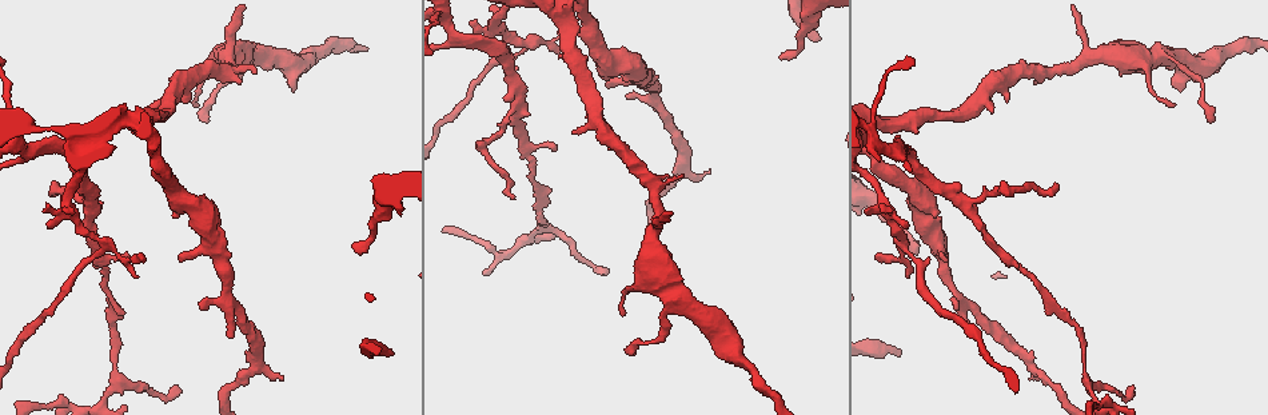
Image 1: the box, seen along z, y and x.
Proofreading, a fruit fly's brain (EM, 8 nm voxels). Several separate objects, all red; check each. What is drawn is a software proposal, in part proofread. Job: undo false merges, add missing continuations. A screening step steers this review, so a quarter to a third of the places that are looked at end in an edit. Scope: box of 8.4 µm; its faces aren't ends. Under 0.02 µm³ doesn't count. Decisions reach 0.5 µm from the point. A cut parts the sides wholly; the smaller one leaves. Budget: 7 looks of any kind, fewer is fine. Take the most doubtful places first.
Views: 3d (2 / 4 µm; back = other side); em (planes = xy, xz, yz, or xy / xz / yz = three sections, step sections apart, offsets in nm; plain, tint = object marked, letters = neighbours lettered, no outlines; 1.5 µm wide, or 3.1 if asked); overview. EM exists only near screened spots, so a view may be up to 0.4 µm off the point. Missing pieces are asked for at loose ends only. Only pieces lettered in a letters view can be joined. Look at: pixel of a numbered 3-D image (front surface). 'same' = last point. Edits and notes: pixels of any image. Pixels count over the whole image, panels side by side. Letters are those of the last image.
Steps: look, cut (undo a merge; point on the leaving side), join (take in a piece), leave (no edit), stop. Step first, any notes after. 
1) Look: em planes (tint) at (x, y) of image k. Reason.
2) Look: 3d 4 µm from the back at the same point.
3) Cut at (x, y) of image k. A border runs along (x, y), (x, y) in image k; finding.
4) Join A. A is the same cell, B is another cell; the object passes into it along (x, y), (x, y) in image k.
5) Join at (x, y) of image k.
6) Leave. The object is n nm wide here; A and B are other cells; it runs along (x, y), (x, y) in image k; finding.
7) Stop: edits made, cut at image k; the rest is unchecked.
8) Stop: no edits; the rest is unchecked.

Look: em planes (tint) at (919, 247) of image 1. Free end.

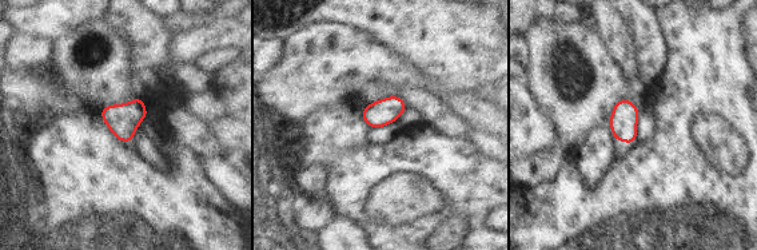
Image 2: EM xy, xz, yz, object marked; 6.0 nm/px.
Look: em planes (letters) at the same point. What lies round it.

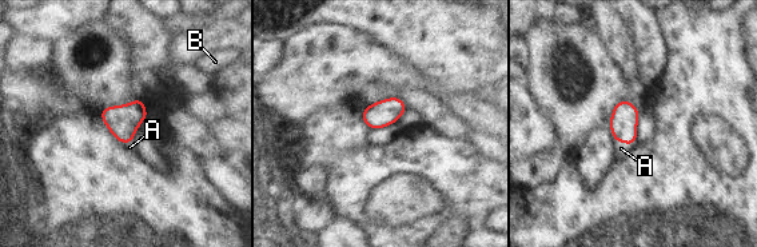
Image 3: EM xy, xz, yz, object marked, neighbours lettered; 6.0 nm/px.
Join A. A is the same cell, B is another cell; the object passes into it along (624, 119), (625, 142), (621, 148) in image 3; it goes on there.

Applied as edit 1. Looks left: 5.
Look: em xz step 4 (letters) at (513, 199) of image 1. Branch stops here.

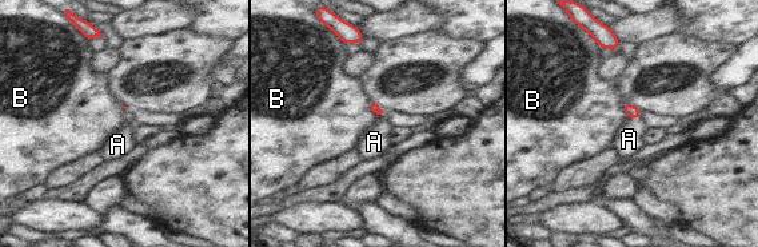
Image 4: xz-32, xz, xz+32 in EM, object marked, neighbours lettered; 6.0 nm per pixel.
Look: em planes (letters) at the same point.

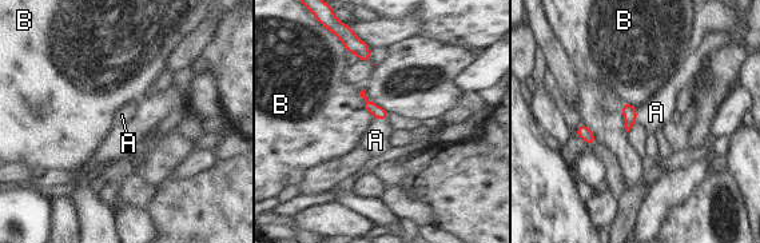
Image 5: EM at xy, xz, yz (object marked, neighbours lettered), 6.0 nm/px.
Join A. The object is 80 nm wide here; A is the same cell, B is another cell; the cell continues.

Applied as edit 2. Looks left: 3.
Look: 3d 4 µm at (87, 207) of image 1. Narrows sharply.

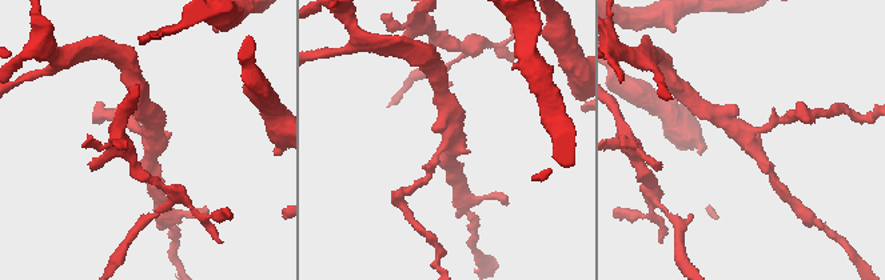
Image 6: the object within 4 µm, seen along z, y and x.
Look: em yz step 4 (tint) at (150, 132) of image 6.

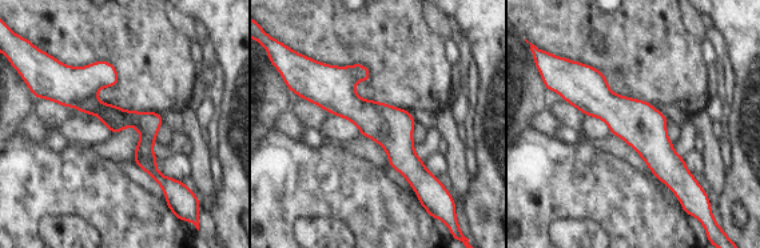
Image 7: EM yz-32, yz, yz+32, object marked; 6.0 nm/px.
Look: em planes (letters) at the same point. Another direction.

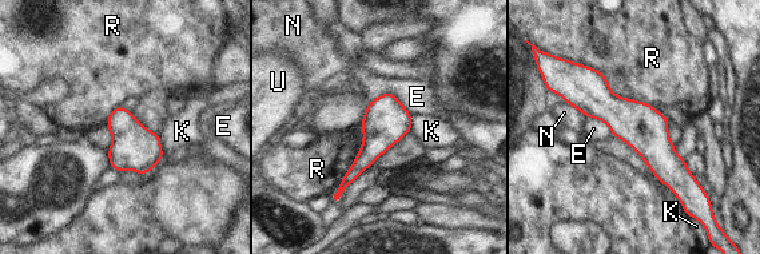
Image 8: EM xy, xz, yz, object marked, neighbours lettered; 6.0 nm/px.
Leave. The object is 260 nm wide here; E, K, N, R and U are other cells; a border runs along (366, 106), (392, 92), (410, 114) in image 8; one cell here.

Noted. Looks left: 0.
Stop: edits made, join at image 3, join at image 5; the rest is unchecked.

